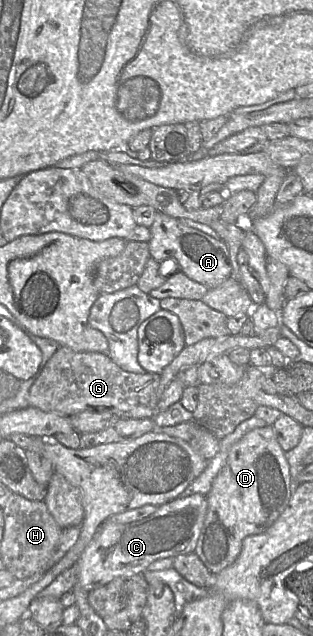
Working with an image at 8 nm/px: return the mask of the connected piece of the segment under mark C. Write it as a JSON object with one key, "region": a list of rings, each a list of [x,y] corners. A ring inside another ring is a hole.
{"region":[[[193,494],[160,505],[151,515],[131,523],[107,520],[76,562],[77,584],[85,591],[91,591],[120,576],[143,574],[158,559],[194,552],[207,507],[206,496]]]}

